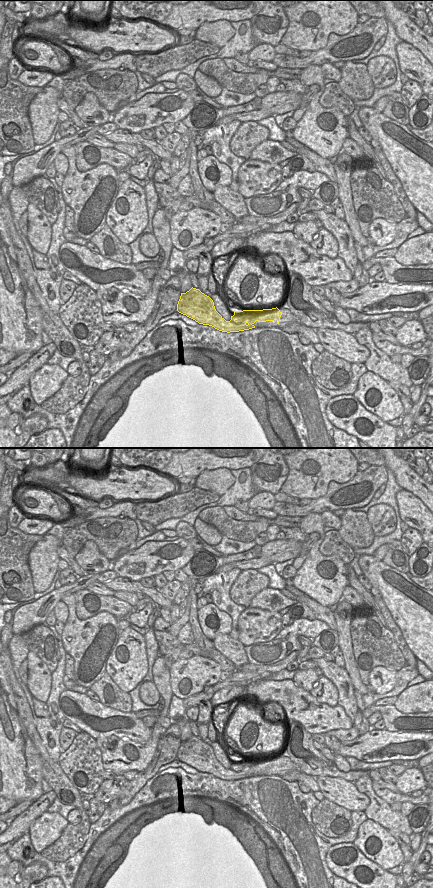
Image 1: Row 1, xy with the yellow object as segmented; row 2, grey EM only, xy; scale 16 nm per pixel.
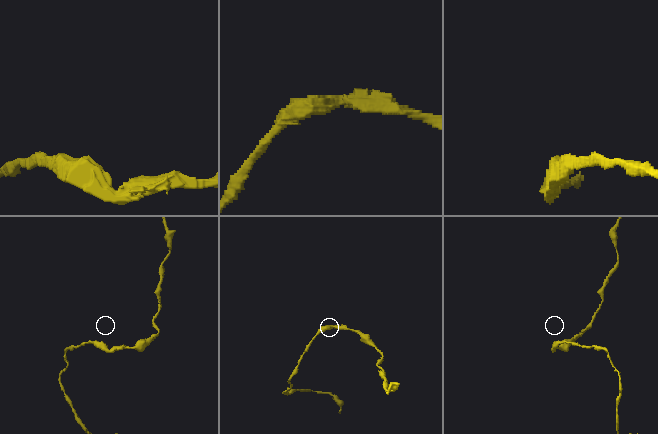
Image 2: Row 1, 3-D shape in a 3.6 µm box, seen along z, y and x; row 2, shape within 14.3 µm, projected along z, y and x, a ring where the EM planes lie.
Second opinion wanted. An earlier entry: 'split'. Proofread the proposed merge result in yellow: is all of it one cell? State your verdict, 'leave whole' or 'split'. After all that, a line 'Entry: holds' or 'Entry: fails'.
split
Entry: holds

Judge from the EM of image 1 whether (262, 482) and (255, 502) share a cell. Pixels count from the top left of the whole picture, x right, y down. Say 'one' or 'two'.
two

